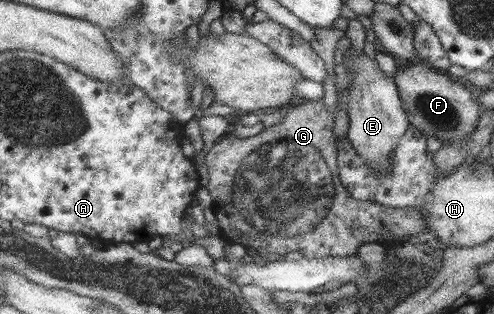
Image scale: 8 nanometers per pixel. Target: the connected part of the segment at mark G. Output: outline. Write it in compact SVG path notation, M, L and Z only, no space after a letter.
M322 98L315 101L305 99L297 106L287 107L283 112L284 116L281 123L263 129L260 133L250 138L236 138L234 134L231 134L214 145L205 158L205 164L210 176L208 190L213 202L211 208L213 213L216 213L216 218L218 218L220 236L228 241L230 245L243 244L245 247L257 252L258 255L267 261L278 261L280 256L284 256L284 254L288 254L292 250L302 253L307 258L322 260L329 256L351 256L357 254L358 248L364 242L377 241L384 243L387 240L400 242L409 238L410 235L418 236L418 234L427 234L429 240L434 240L434 234L428 229L426 217L422 215L422 211L418 211L418 209L384 207L371 201L357 200L348 193L340 177L339 150L337 149L336 136L334 136L334 116L326 108Z

